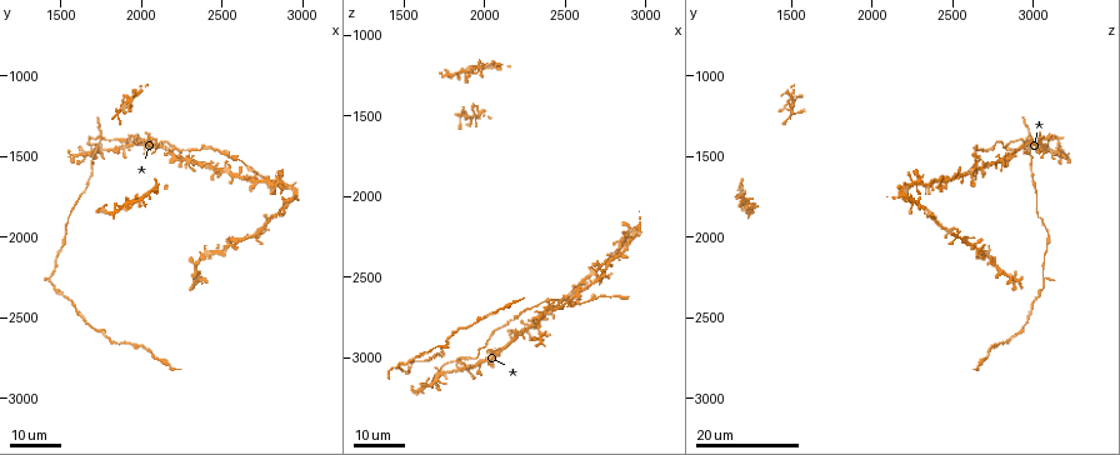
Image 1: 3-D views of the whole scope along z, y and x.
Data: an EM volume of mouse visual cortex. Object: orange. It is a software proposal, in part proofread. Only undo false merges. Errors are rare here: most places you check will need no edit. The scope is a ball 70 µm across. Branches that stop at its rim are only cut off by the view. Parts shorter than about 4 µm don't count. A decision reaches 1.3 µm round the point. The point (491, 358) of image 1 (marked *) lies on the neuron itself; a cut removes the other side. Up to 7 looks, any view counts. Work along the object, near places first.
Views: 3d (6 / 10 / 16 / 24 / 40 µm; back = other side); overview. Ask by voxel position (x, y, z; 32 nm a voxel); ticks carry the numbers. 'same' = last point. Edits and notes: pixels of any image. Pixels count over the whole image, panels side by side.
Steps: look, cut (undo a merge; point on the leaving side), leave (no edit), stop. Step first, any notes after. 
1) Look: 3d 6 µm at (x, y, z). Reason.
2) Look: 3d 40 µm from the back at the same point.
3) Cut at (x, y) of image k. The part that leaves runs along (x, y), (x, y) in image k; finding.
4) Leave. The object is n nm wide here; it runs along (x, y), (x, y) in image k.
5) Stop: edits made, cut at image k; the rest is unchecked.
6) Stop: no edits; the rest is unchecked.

Look: 3d 24 µm at (2400, 1440, 2640).

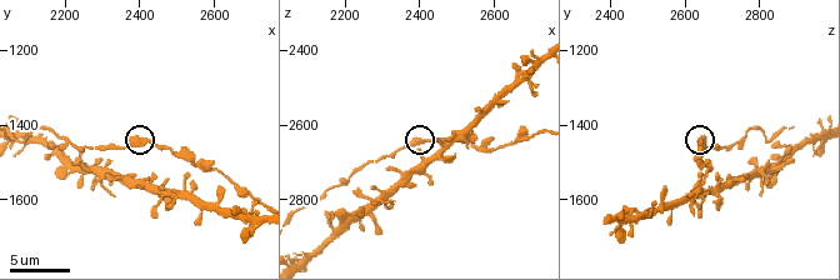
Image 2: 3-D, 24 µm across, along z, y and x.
Look: 3d 6 µm at (2400, 1440, 2640).

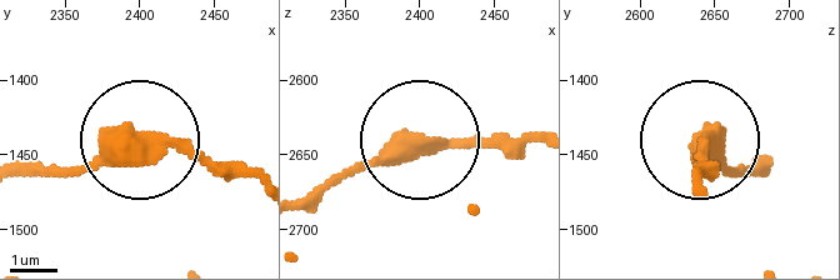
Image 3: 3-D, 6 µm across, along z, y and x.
Leave. It runs along (20, 173), (68, 173), (139, 144), (259, 169) in image 3; all the same neuron.

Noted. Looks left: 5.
Look: 3d 16 µm at (1780, 1400, 3040). Side arm on a straight run.

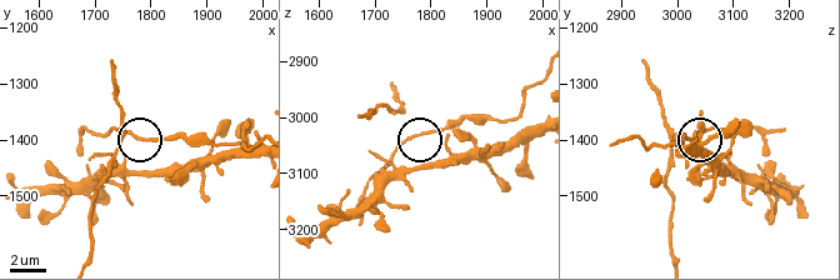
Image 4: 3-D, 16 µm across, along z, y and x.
Look: 3d 10 µm at (1760, 1390, 3035). Closer look.

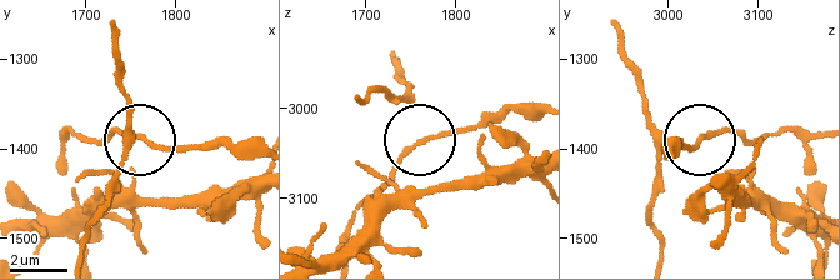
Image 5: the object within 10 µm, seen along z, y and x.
Leave. It runs along (714, 188), (788, 204), (810, 161), (781, 133), (648, 120) in image 5; continuous, no second neuron.

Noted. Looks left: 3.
Look: 3d 6 µm at (2690, 1590, 2630). Sudden change in width.

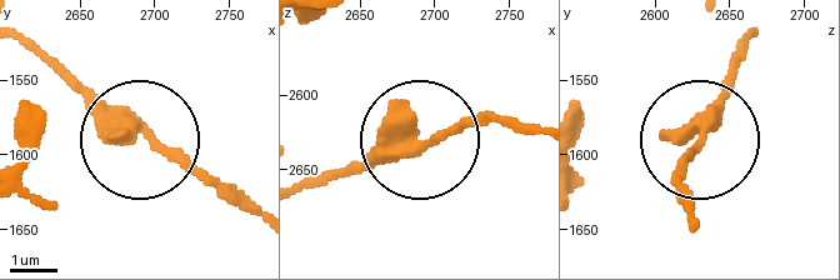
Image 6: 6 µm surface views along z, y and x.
Leave. 3 arms meet here; all the same neuron.

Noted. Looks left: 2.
Look: 3d 10 µm at (2190, 1440, 2760). Three arms meet.

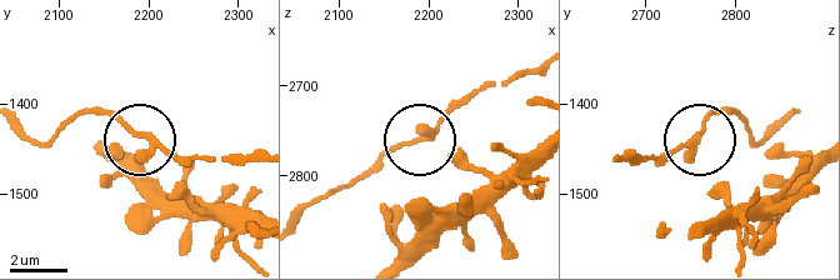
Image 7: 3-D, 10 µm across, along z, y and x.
Leave. It runs along (26, 138), (48, 140), (99, 111), (189, 159) in image 7; all the same neuron.

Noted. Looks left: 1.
Stop: no edits; the rest is unchecked.

